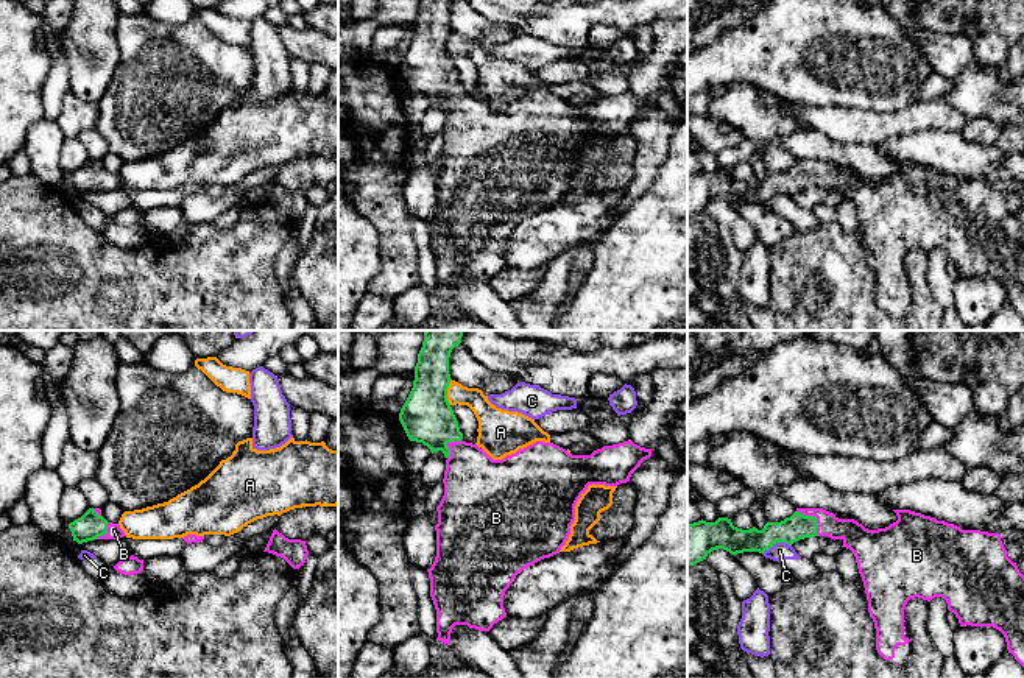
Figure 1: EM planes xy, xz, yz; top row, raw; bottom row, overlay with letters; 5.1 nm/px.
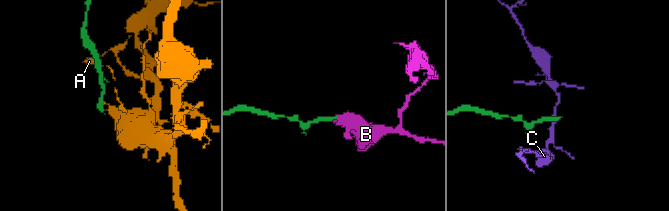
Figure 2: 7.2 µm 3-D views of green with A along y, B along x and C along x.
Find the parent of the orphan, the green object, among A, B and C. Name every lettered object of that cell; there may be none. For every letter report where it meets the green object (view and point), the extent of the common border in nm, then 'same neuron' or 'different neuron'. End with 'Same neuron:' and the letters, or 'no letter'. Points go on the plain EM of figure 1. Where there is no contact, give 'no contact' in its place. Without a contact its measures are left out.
A: meets green in xz at (446, 42); contact 140 nm long; different neuron
B: meets green in yz at (815, 169); contact 170 nm long; same neuron
C: meets green in yz at (776, 192); contact 160 nm long; different neuron
Same neuron: B

